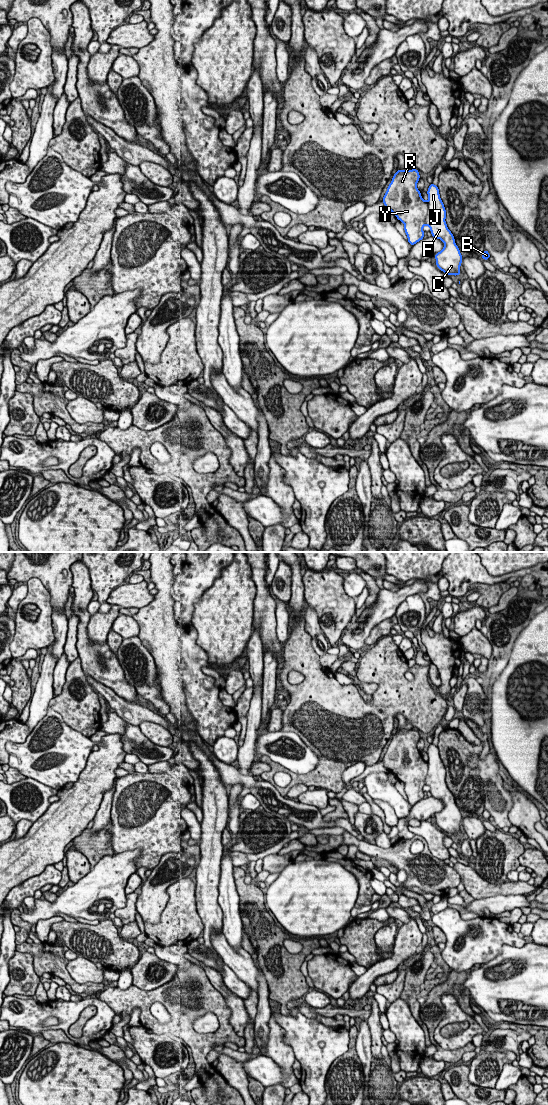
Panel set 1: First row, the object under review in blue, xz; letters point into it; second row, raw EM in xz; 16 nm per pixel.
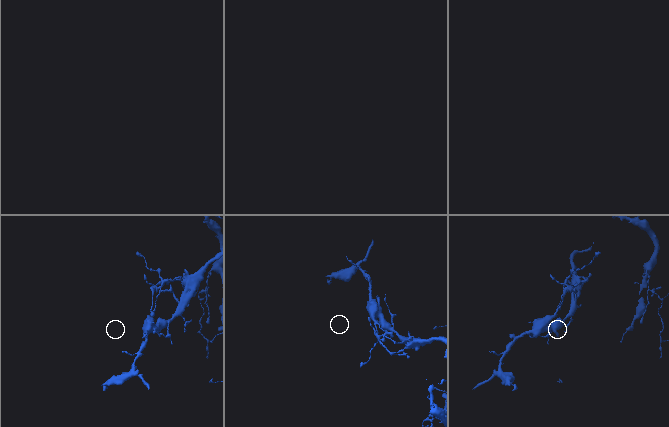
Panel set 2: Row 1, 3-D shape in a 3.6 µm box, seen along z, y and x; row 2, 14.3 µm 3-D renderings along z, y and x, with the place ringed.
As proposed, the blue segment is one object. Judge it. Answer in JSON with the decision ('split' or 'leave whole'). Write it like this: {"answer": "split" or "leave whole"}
{"answer": "split"}

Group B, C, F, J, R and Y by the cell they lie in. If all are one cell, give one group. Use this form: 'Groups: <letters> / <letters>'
Groups: B C F J / R Y

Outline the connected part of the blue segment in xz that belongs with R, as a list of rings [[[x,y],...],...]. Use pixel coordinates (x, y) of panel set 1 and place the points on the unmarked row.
[[[417,729],[397,730],[382,759],[384,766],[390,770],[399,781],[404,783],[404,791],[408,798],[407,801],[412,806],[424,799],[423,787],[428,772],[428,763],[422,758],[421,752],[417,748],[419,739],[420,735]]]

